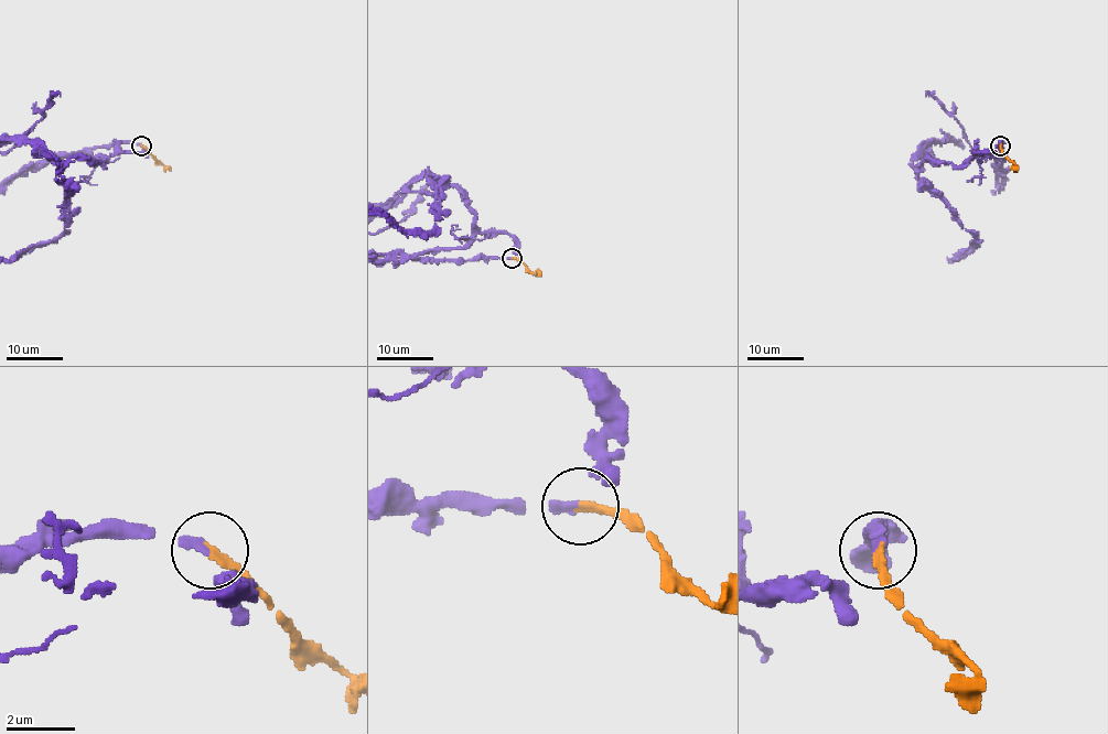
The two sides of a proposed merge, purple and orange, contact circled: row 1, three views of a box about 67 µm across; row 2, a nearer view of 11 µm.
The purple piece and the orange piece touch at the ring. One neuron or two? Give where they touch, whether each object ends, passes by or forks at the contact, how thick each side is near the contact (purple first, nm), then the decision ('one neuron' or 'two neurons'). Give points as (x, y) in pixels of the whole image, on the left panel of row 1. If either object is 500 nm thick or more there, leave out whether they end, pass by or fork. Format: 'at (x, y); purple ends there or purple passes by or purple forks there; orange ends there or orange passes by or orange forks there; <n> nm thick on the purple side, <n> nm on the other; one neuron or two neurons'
at (141, 146); purple ends there; orange ends there; 220 nm thick on the purple side, 240 nm on the other; one neuron

